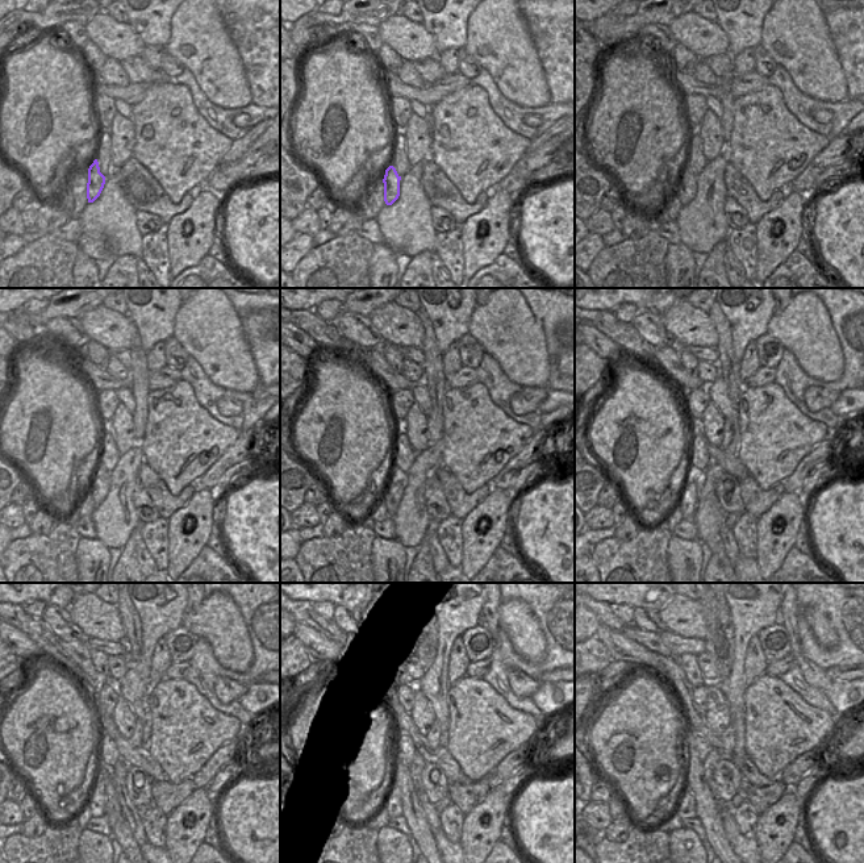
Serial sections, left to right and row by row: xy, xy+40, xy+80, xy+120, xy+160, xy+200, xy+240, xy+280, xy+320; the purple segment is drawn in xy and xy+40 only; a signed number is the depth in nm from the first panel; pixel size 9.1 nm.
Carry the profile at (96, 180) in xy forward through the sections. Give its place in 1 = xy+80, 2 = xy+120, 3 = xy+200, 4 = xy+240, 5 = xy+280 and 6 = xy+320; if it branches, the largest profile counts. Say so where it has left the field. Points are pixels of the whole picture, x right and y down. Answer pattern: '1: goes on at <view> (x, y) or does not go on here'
1: goes on at xy+80 (687, 190)
2: goes on at xy+120 (100, 484)
3: goes on at xy+200 (688, 499)
4: goes on at xy+240 (96, 803)
5: goes on at xy+280 (393, 803)
6: goes on at xy+320 (685, 808)

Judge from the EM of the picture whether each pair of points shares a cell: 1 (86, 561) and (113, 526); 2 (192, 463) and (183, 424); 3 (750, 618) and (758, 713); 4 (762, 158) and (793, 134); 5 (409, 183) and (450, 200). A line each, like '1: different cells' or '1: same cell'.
1: different cells
2: same cell
3: different cells
4: same cell
5: different cells

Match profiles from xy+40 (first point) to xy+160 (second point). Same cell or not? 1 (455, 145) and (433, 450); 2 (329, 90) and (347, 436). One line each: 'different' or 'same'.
1: different
2: same

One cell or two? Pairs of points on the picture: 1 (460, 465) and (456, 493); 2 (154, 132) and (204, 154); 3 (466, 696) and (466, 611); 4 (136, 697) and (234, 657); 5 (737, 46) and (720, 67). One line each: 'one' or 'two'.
1: two
2: one
3: two
4: two
5: two

